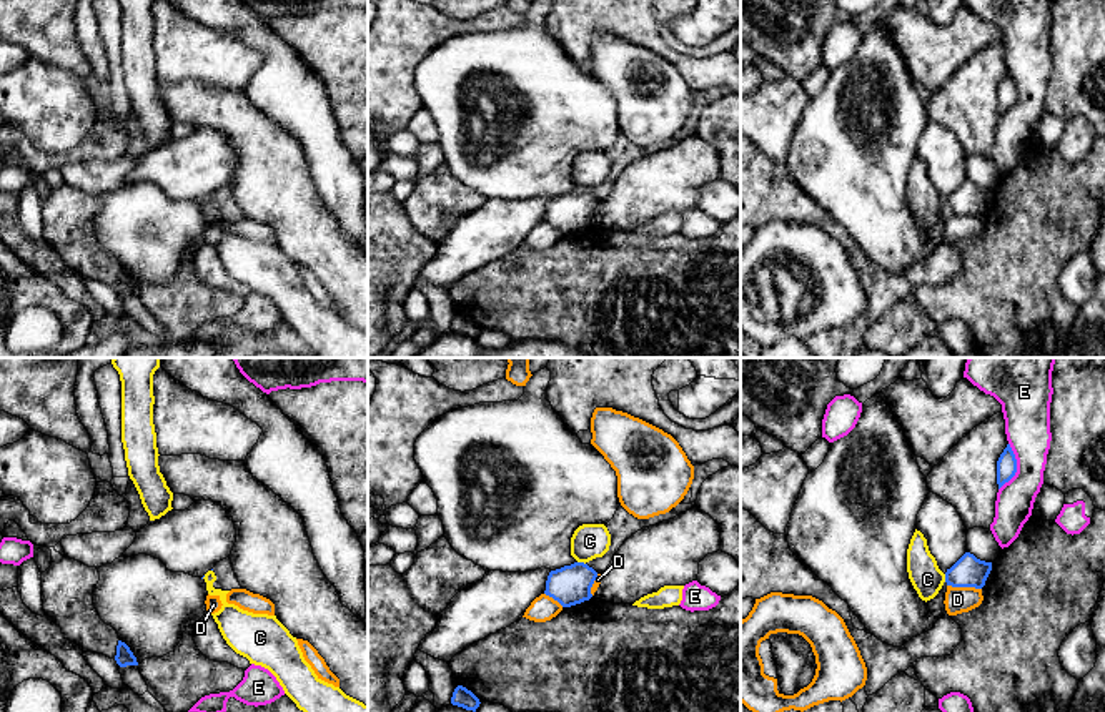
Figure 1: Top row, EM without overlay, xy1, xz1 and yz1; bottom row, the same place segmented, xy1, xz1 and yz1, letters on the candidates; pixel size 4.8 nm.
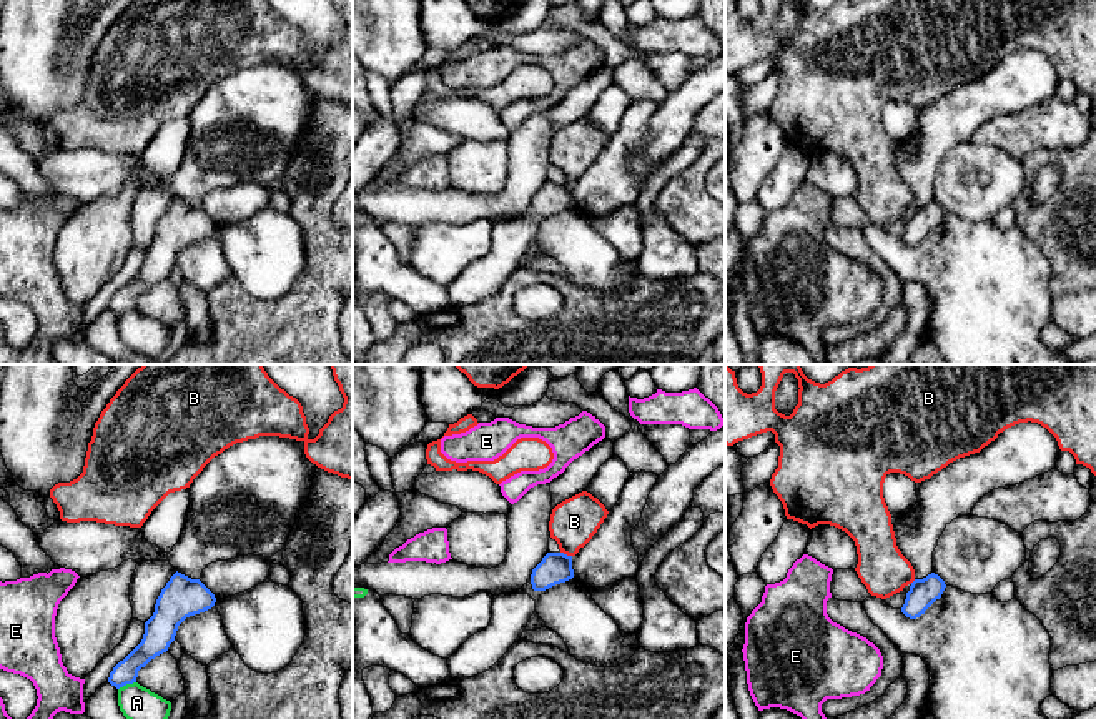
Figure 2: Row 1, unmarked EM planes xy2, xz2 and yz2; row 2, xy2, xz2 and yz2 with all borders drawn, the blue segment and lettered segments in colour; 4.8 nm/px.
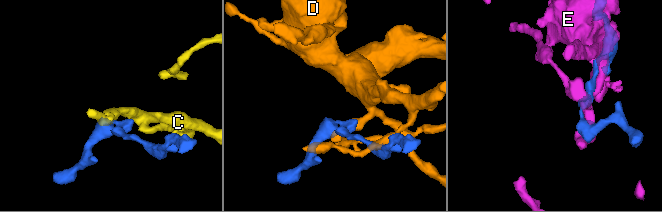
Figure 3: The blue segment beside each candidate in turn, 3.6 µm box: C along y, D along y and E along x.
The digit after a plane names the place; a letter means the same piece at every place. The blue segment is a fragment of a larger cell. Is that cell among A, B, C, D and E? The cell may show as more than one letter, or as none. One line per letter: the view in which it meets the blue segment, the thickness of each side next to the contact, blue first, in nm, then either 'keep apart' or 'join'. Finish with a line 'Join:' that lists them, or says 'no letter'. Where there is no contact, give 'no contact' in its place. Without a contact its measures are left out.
A: meets blue in xy2; 130 nm thick on the blue side, 160 nm on the other; keep apart
B: meets blue in xz2; 150 nm thick on the blue side, 220 nm on the other; keep apart
C: meets blue in xz1; 190 nm thick on the blue side, 170 nm on the other; keep apart
D: meets blue in yz1; 150 nm thick on the blue side, 130 nm on the other; keep apart
E: meets blue in yz1; 100 nm thick on the blue side, 220 nm on the other; keep apart
Join: no letter

